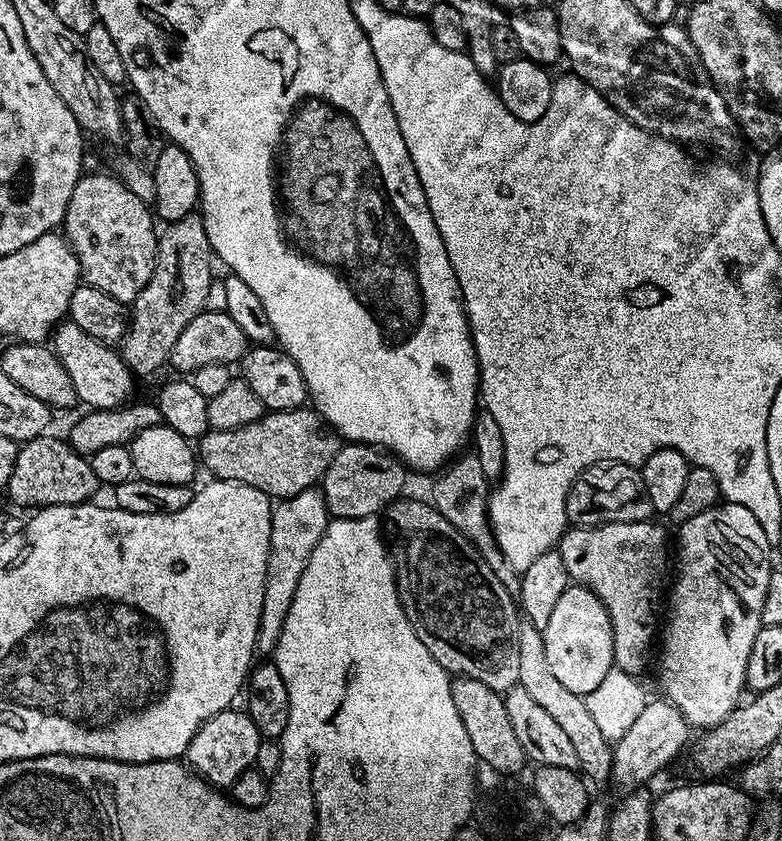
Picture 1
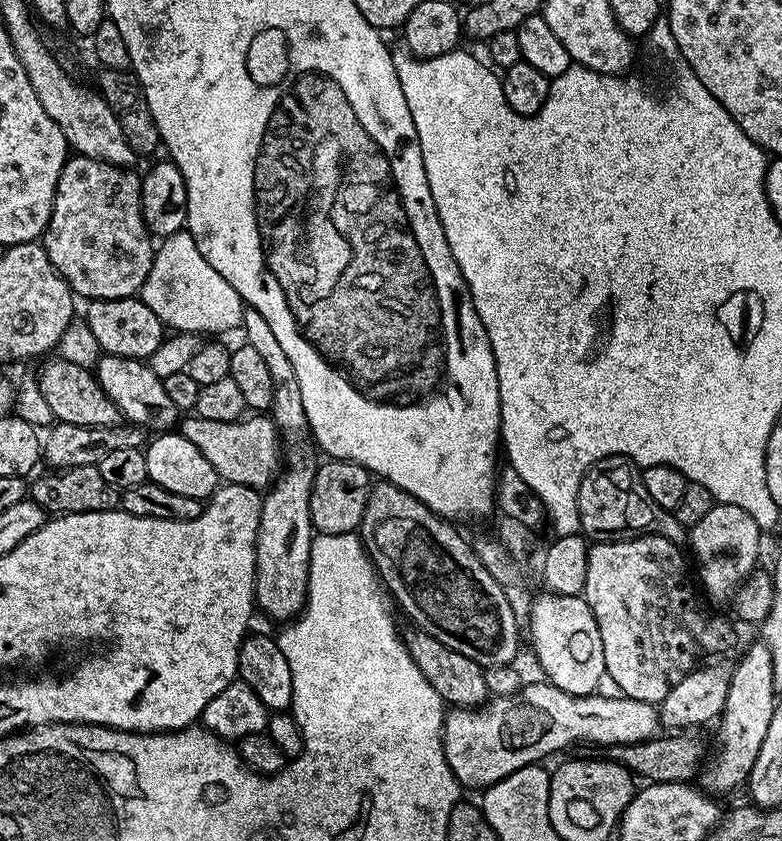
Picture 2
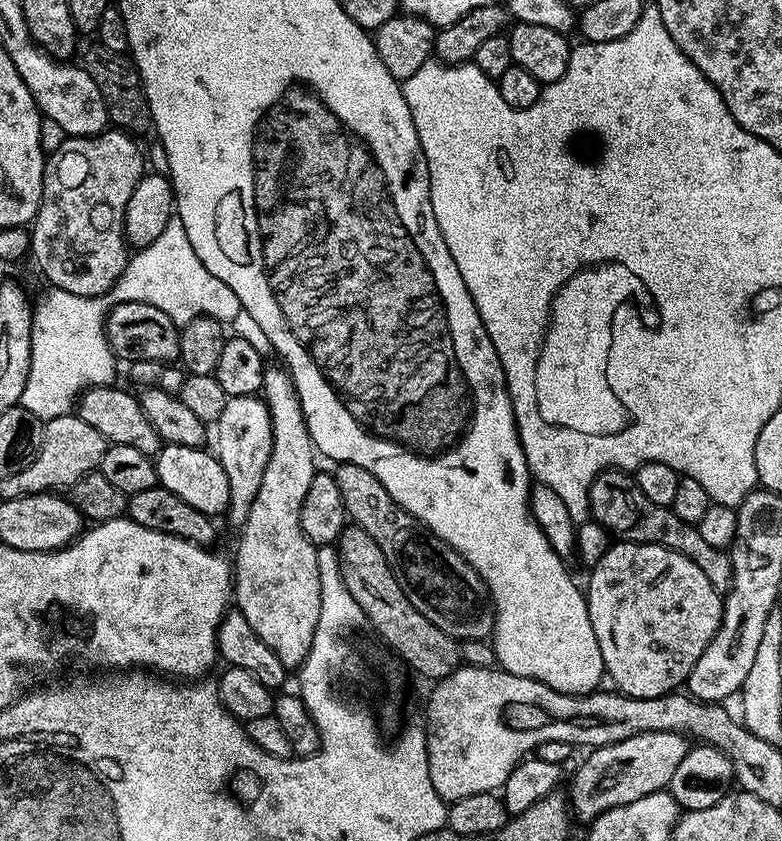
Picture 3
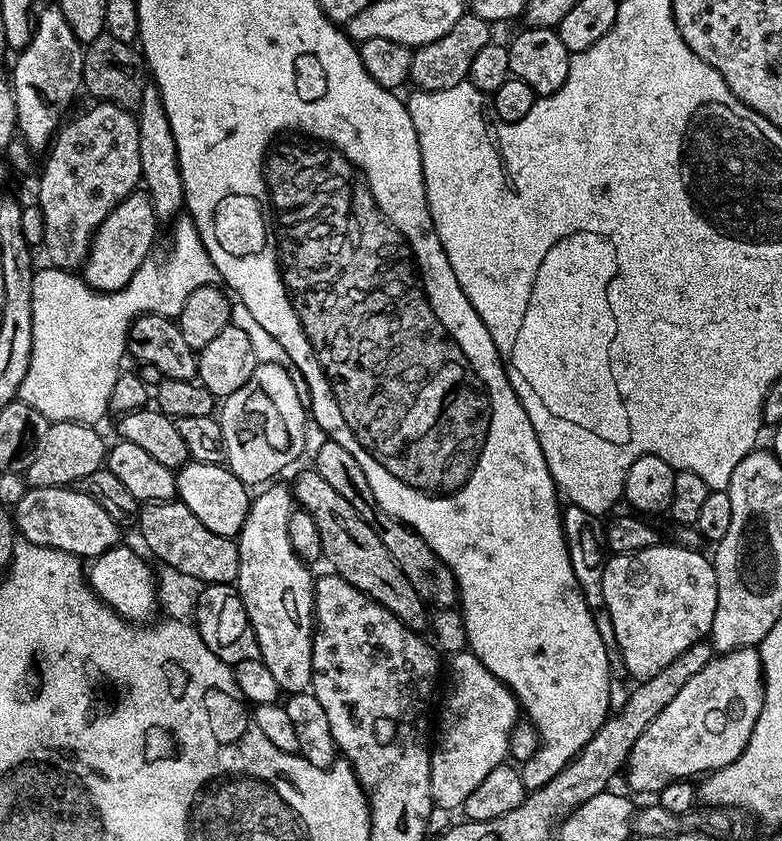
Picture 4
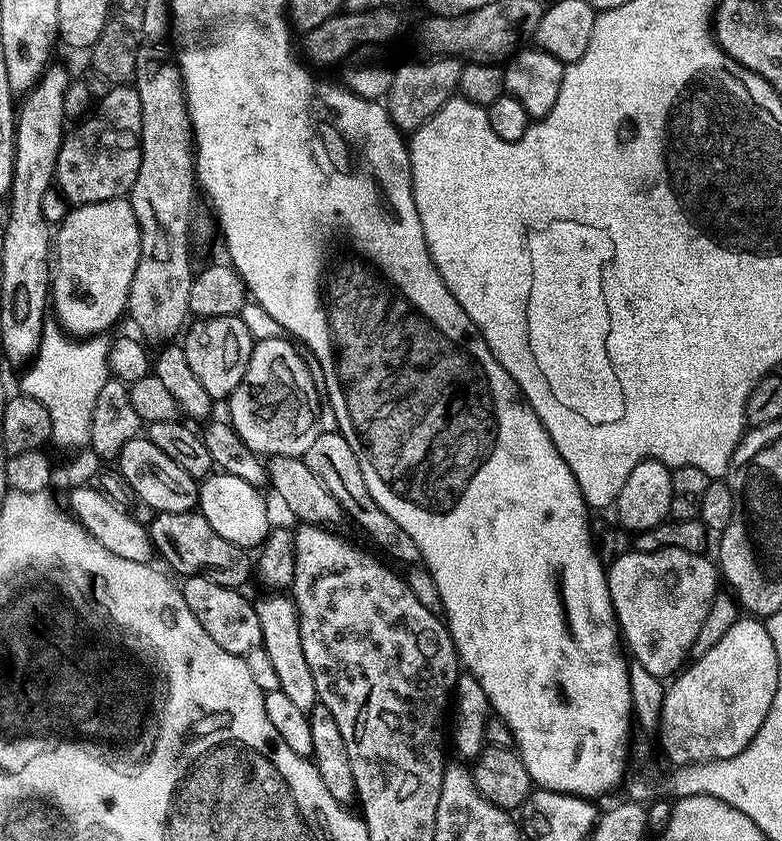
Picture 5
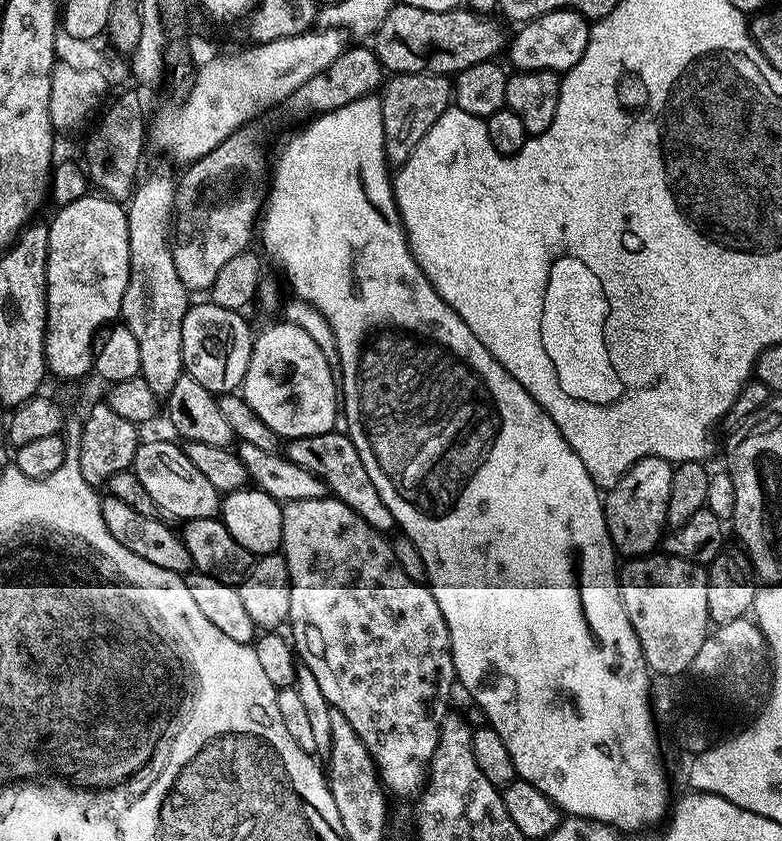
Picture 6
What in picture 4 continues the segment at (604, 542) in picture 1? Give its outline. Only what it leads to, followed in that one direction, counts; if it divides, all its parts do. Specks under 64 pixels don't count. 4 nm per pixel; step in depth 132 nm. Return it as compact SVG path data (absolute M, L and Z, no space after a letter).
M657 542L646 550L609 555L605 574L602 575L603 597L614 622L624 672L632 675L636 682L654 678L654 674L666 670L666 666L670 666L678 654L701 643L712 631L714 610L718 606L718 582L712 561L707 555L703 556L703 551L671 543Z

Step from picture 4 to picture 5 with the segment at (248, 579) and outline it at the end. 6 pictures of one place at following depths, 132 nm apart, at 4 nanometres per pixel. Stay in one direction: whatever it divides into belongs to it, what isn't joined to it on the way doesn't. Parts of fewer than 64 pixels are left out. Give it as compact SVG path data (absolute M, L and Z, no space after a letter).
M268 594L255 601L258 622L264 635L263 648L270 654L270 662L274 665L274 674L278 674L279 691L294 702L294 706L305 710L317 703L318 697L314 686L314 674L310 674L310 666L306 666L306 654L302 654L302 638L300 637L300 616L296 612L296 602L288 594Z

